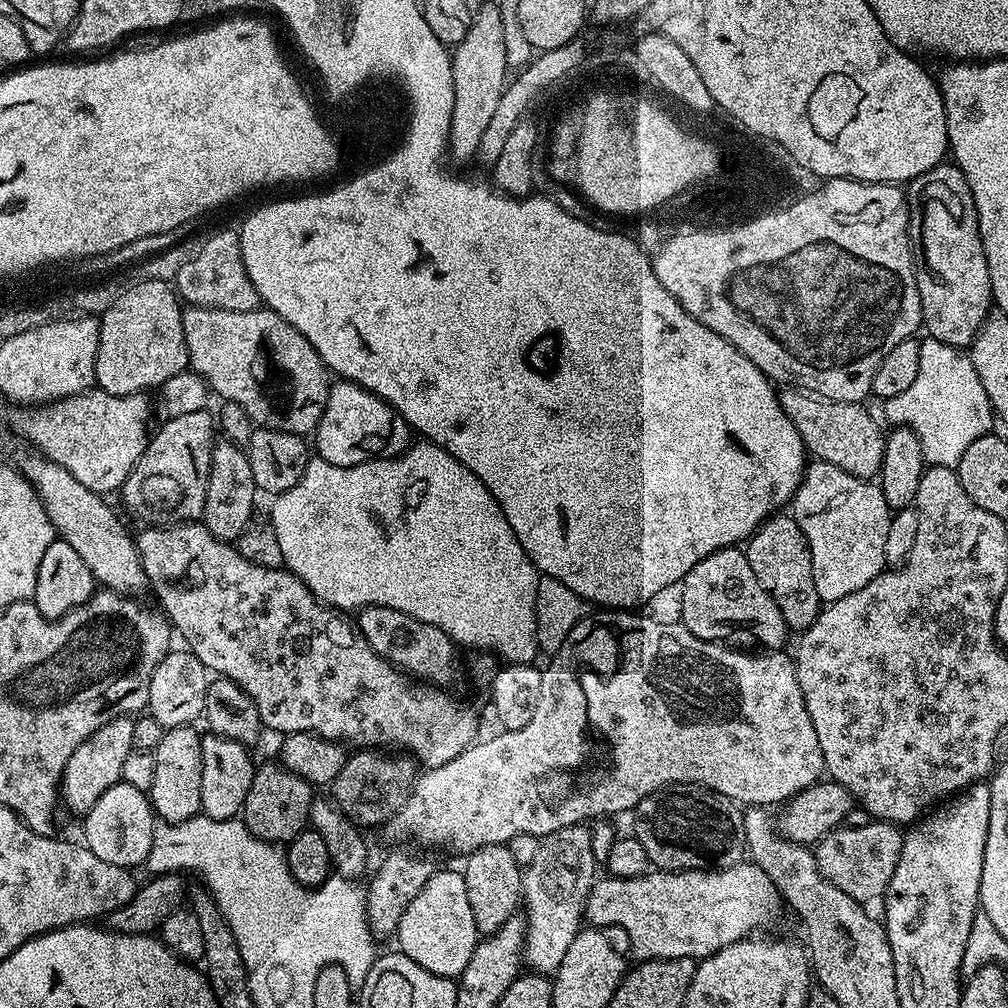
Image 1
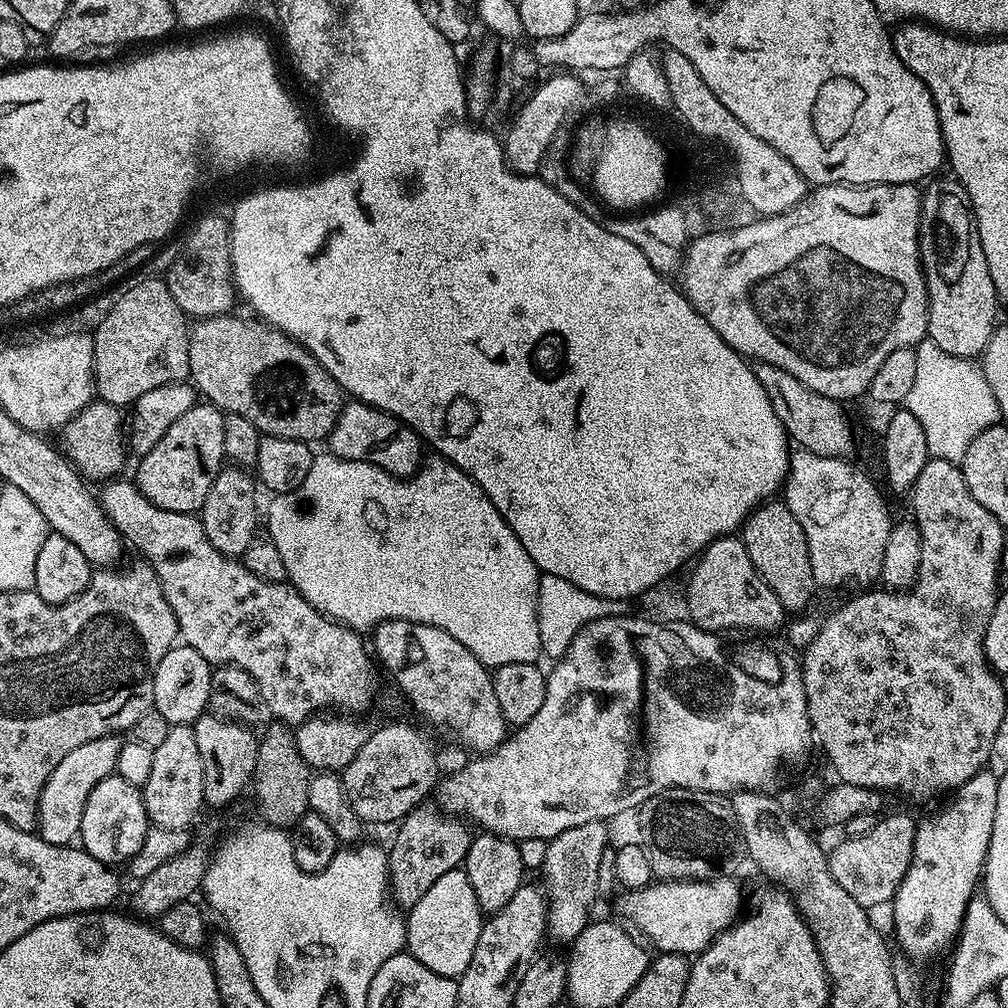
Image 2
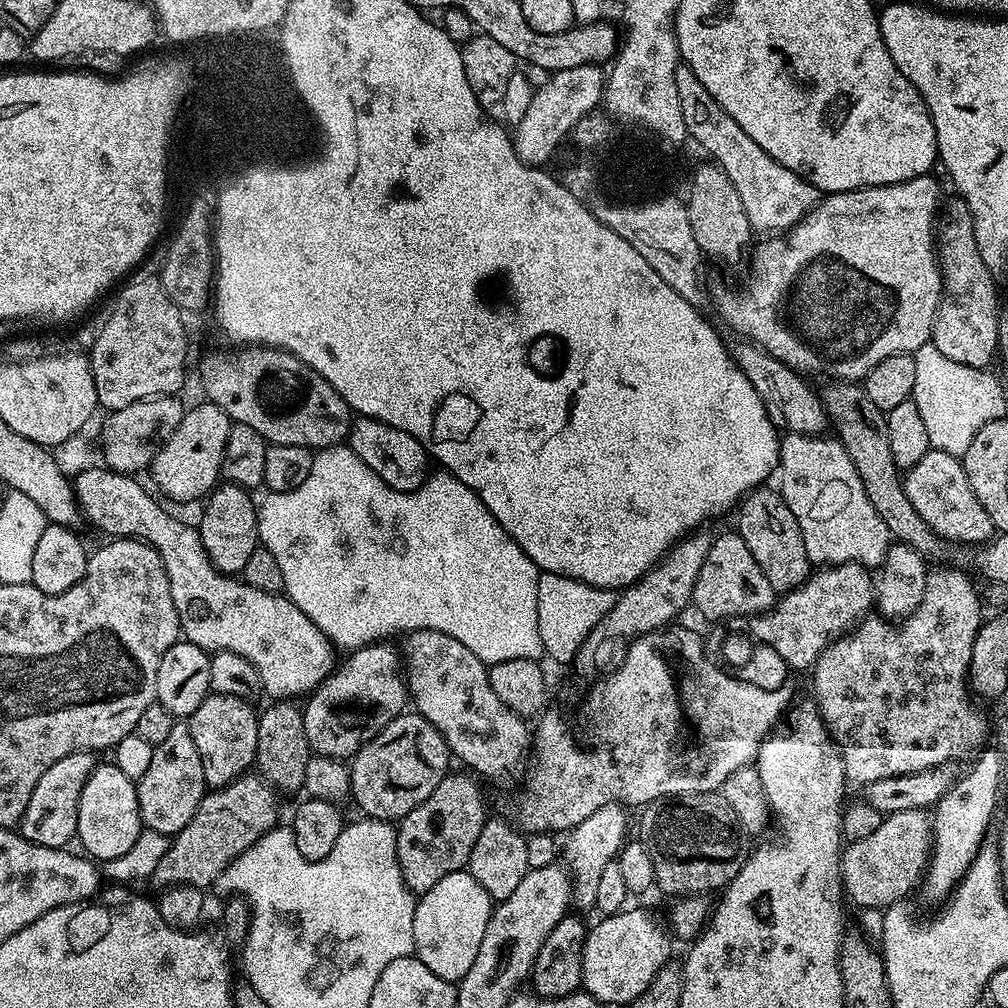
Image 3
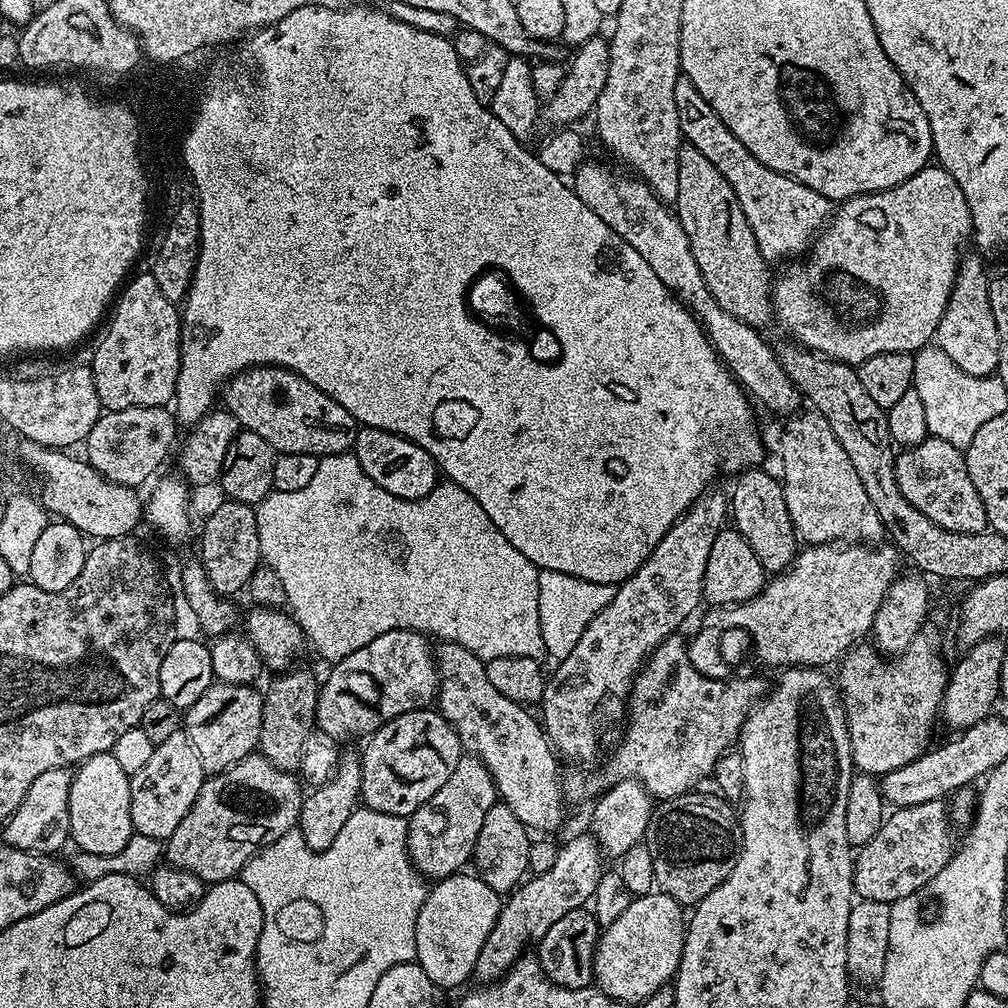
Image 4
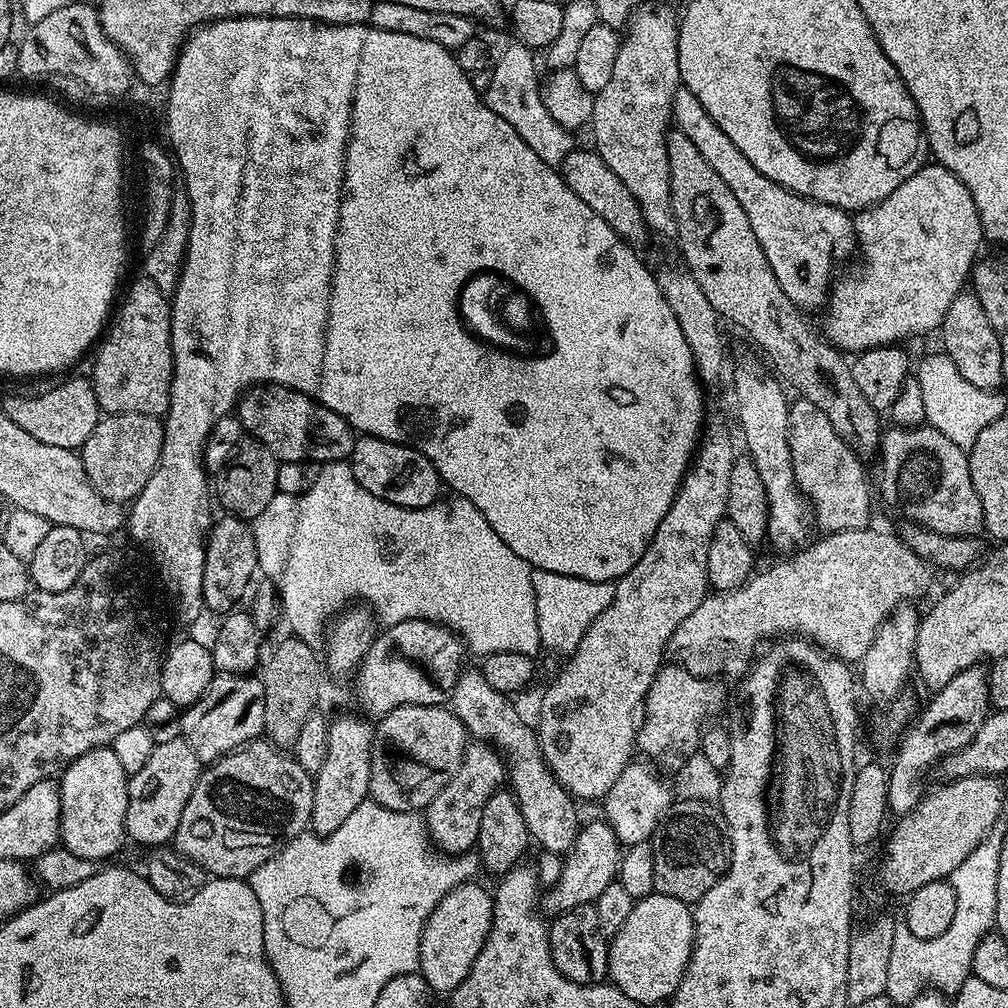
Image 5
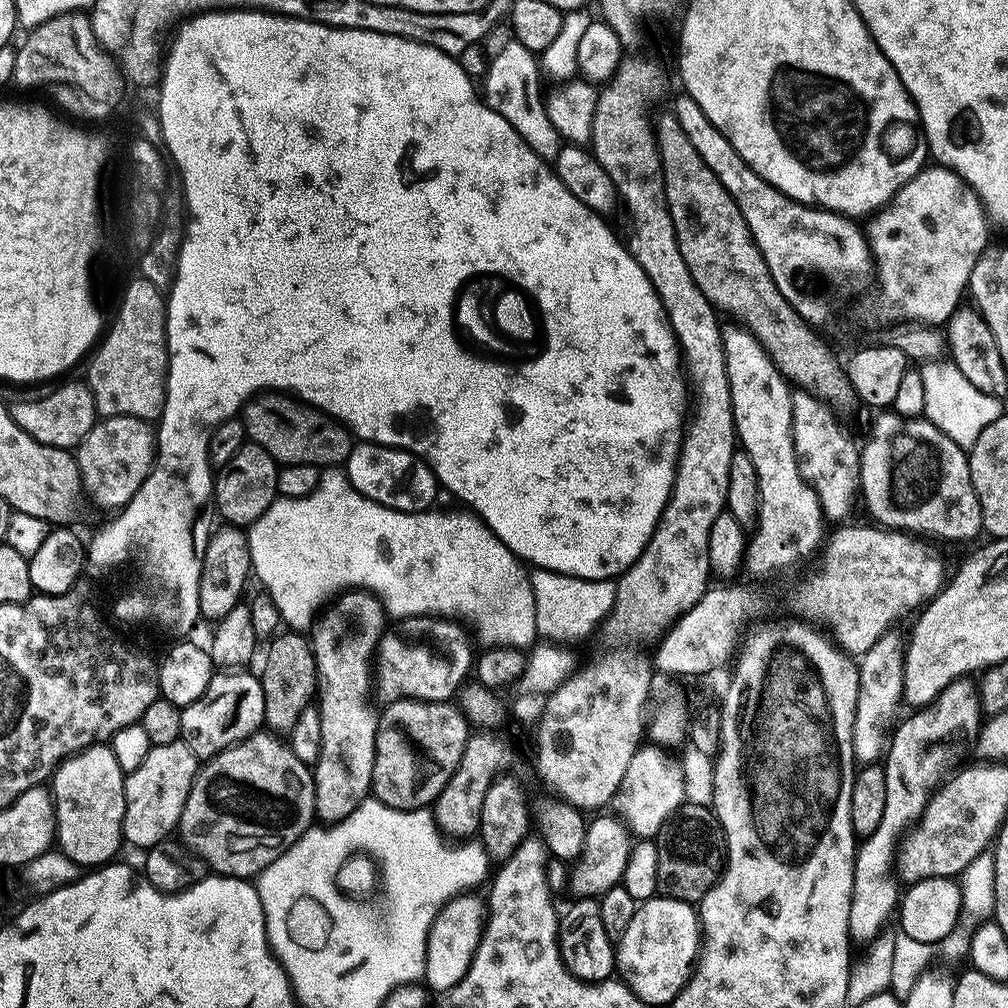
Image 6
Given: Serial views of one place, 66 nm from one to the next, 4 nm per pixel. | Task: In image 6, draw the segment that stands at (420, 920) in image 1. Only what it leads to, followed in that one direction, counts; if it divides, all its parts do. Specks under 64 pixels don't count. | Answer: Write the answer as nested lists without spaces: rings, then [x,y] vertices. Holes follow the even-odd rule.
[[[476,894],[456,896],[434,918],[428,935],[426,946],[426,966],[423,979],[428,980],[427,987],[437,994],[451,990],[455,984],[470,970],[470,962],[478,950],[480,940],[484,937],[484,922],[486,919],[486,904]]]

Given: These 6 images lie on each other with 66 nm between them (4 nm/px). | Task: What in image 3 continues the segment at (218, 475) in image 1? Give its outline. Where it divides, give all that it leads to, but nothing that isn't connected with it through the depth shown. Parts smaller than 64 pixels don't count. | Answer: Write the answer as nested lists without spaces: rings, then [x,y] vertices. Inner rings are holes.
[[[224,482],[212,489],[203,505],[205,508],[200,516],[198,531],[210,562],[220,572],[240,574],[258,548],[260,538],[256,529],[258,504],[255,499],[252,501],[252,496],[253,493],[249,489]]]

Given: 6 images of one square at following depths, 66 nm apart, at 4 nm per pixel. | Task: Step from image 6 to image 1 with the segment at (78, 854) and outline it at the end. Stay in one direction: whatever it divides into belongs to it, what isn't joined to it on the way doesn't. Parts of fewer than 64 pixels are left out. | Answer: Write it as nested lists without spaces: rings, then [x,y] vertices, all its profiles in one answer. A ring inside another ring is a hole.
[[[123,782],[110,786],[110,790],[94,802],[83,820],[83,843],[98,858],[102,858],[102,862],[114,862],[114,866],[136,870],[150,854],[154,813],[149,797],[142,790]]]

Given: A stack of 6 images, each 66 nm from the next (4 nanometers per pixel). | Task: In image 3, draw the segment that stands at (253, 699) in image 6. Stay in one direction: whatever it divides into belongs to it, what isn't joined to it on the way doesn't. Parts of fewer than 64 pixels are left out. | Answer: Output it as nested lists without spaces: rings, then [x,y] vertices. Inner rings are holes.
[[[210,694],[202,702],[202,706],[198,706],[198,710],[194,710],[194,714],[187,717],[190,738],[194,738],[194,746],[198,746],[198,758],[202,758],[204,782],[209,789],[221,788],[234,782],[255,765],[258,750],[258,712],[252,707],[253,705],[247,700]]]

